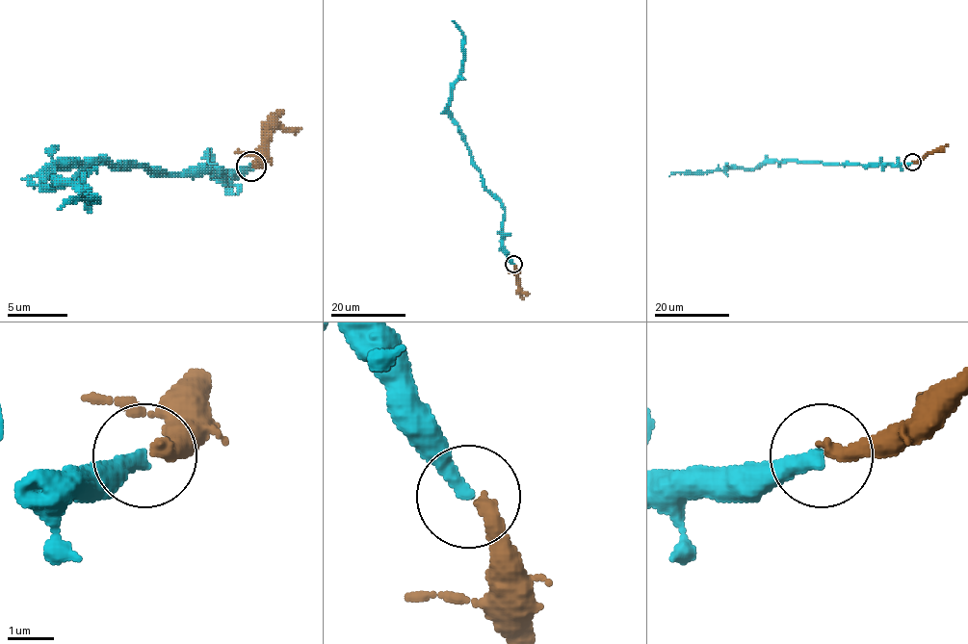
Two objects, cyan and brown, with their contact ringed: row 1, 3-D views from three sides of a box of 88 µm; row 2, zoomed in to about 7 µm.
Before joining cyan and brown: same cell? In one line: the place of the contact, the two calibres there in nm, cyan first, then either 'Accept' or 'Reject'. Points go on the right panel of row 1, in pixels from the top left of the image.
Place: (912, 162). Thickness 360 nm (cyan) against 360 nm. Accept

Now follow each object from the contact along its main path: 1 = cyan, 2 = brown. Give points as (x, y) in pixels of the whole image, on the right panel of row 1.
1: (912, 163), (870, 166), (783, 161), (767, 162), (755, 168), (672, 172), (669, 175)
2: (912, 162), (919, 162), (947, 145)

